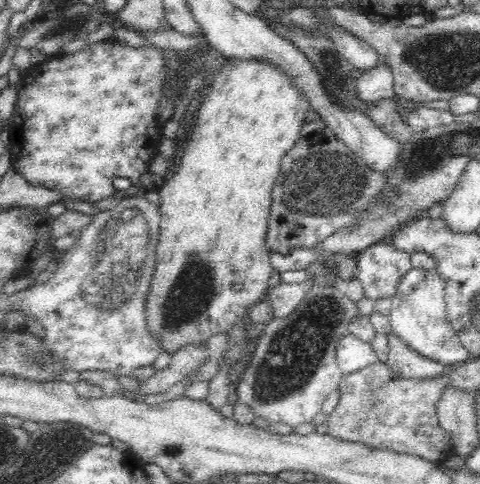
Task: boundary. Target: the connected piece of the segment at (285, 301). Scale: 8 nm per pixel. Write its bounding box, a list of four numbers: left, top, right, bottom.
[265,281,307,316]

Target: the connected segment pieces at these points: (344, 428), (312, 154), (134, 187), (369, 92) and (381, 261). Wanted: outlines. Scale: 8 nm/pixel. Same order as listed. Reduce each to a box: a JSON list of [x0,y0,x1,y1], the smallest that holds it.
[[326,360,458,463],[266,117,386,254],[8,38,168,203],[357,61,395,103],[356,241,412,302]]

